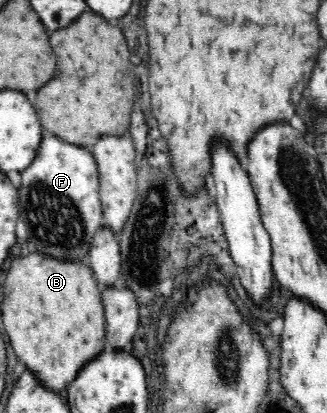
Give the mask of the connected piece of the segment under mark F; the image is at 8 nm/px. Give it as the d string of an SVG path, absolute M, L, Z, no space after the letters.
M43 132L35 158L20 174L21 224L29 230L25 248L35 248L37 252L59 260L83 258L91 248L95 232L103 226L104 217L99 198L99 171L93 153L87 147L67 144L65 140Z

